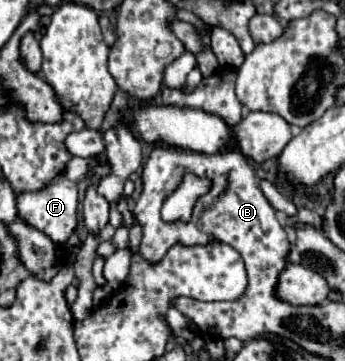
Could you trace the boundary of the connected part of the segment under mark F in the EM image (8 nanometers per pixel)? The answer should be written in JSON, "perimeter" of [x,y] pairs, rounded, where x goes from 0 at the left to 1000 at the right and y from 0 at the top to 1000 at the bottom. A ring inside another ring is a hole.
{"perimeter":[[[168,485],[122,529],[52,540],[52,596],[75,618],[87,618],[93,629],[104,629],[122,645],[145,651],[145,662],[157,662],[157,673],[191,679],[197,657],[209,651],[209,640],[226,623],[226,524],[203,496],[191,496],[186,485]]]}

